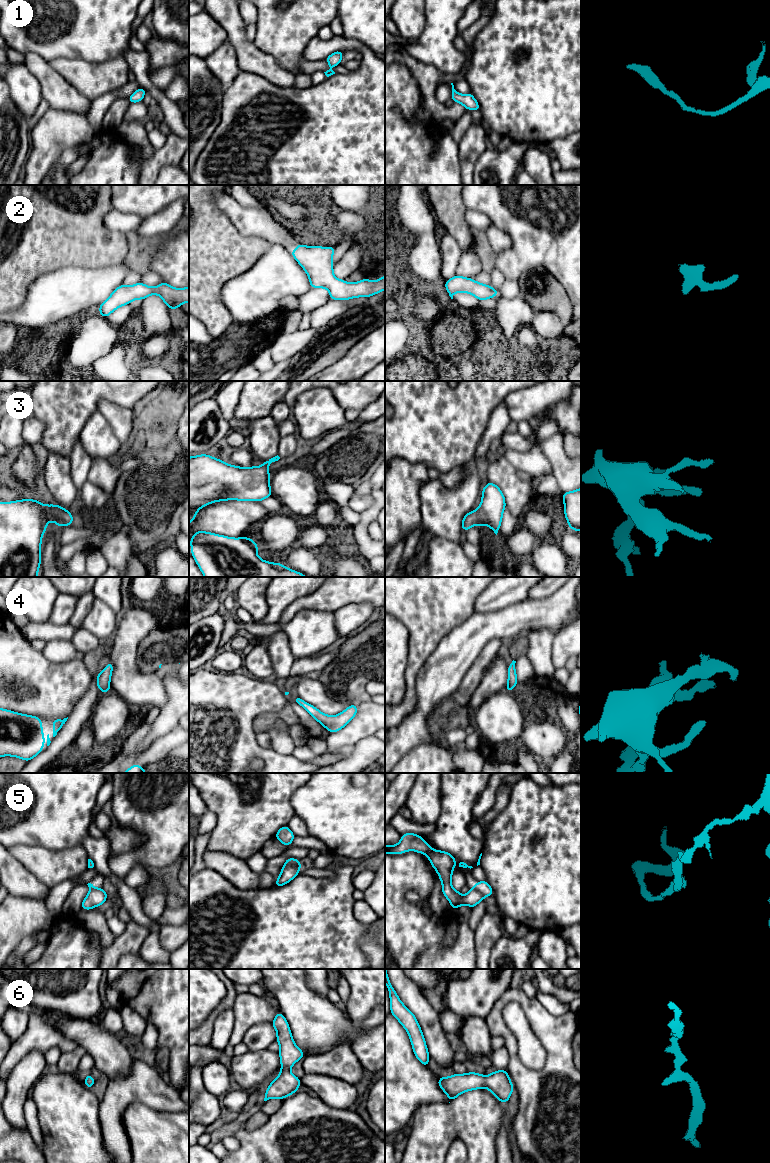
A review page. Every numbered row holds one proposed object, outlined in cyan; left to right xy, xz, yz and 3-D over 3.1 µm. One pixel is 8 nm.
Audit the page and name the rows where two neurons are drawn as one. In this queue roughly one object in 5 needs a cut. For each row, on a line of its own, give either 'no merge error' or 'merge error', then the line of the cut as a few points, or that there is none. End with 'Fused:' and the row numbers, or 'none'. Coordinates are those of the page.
1: no merge error; no cut
2: no merge error; no cut
3: no merge error; no cut
4: no merge error; no cut
5: merge error; cut in xz along (285, 862), (298, 869)
6: no merge error; no cut
Fused: 5

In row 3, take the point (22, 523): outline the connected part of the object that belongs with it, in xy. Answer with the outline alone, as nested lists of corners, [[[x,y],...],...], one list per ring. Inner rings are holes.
[[[32,499],[13,502],[0,502],[0,577],[37,577],[41,564],[42,535],[47,529],[47,523],[54,521],[60,528],[63,525],[72,526],[72,514],[60,505],[43,505]]]

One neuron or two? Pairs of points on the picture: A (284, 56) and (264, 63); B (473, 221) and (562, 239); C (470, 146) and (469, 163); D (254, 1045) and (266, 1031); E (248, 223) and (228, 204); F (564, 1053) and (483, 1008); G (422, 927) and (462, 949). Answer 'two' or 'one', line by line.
A: two
B: two
C: one
D: one
E: one
F: two
G: one

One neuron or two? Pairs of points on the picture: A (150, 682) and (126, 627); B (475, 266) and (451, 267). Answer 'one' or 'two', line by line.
A: one
B: two

